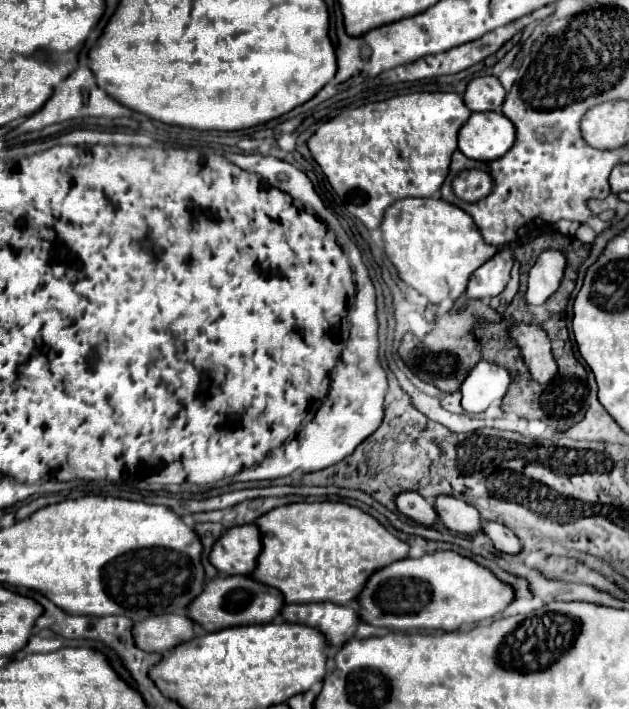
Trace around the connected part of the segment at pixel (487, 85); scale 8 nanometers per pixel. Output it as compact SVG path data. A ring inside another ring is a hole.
M482 76L474 78L464 94L464 104L472 112L486 112L486 110L500 110L506 98L506 90L496 76Z

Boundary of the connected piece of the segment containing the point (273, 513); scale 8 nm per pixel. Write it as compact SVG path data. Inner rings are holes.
M296 502L288 506L278 506L258 516L254 524L258 526L262 536L262 552L256 560L252 576L262 584L278 588L286 604L308 604L318 600L330 600L332 604L352 602L358 592L362 592L362 584L366 584L374 570L408 556L406 542L390 534L376 518L346 502Z

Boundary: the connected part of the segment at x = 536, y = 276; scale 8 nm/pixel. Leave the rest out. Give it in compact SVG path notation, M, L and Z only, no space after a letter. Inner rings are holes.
M544 250L544 258L532 266L528 274L526 302L530 306L544 304L562 282L566 270L566 256L560 250Z

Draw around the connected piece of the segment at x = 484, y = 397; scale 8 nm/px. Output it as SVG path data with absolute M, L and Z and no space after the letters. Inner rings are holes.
M480 360L464 384L460 386L462 392L462 408L466 412L484 412L490 404L500 402L510 386L510 372L488 360Z

